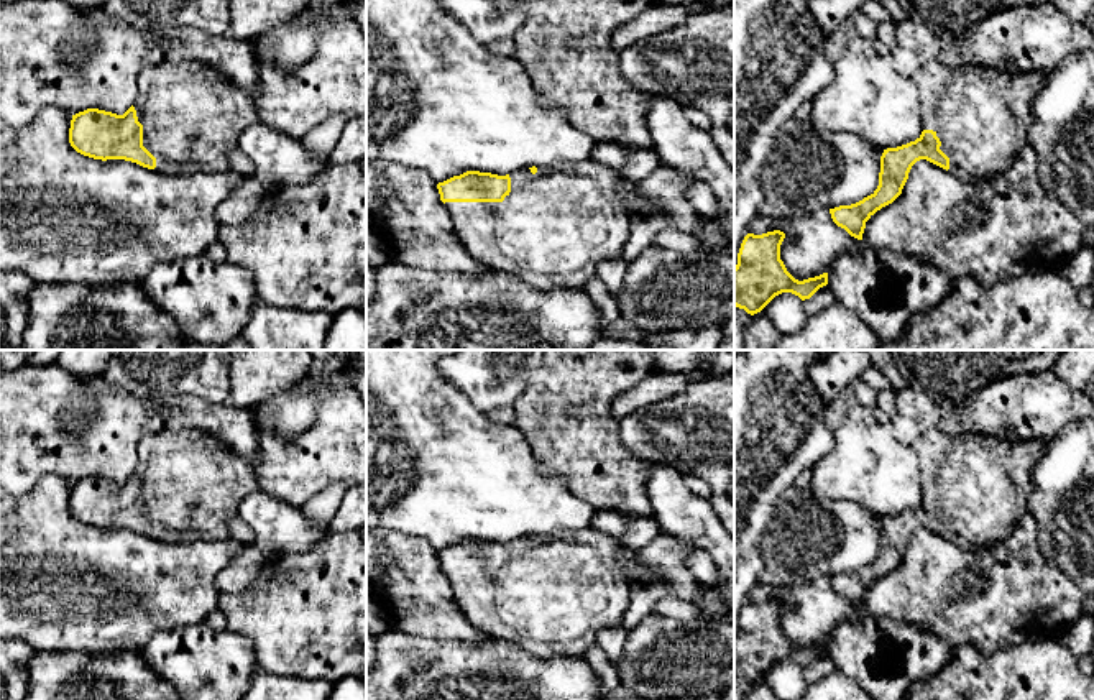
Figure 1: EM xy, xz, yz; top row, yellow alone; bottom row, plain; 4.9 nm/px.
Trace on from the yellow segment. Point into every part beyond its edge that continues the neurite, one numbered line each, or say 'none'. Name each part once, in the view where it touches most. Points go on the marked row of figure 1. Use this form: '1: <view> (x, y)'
1: xz (554, 230)

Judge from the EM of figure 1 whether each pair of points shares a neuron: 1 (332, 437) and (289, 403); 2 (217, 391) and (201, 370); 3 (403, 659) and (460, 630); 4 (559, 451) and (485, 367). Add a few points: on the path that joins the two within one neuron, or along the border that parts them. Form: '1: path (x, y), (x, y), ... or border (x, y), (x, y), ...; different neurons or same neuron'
1: border (339, 393), (321, 388), (314, 421), (276, 436); different neurons
2: path (214, 386), (206, 375); same neuron
3: border (404, 631), (414, 636), (452, 638), (480, 644); different neurons
4: border (537, 370), (513, 405); different neurons

